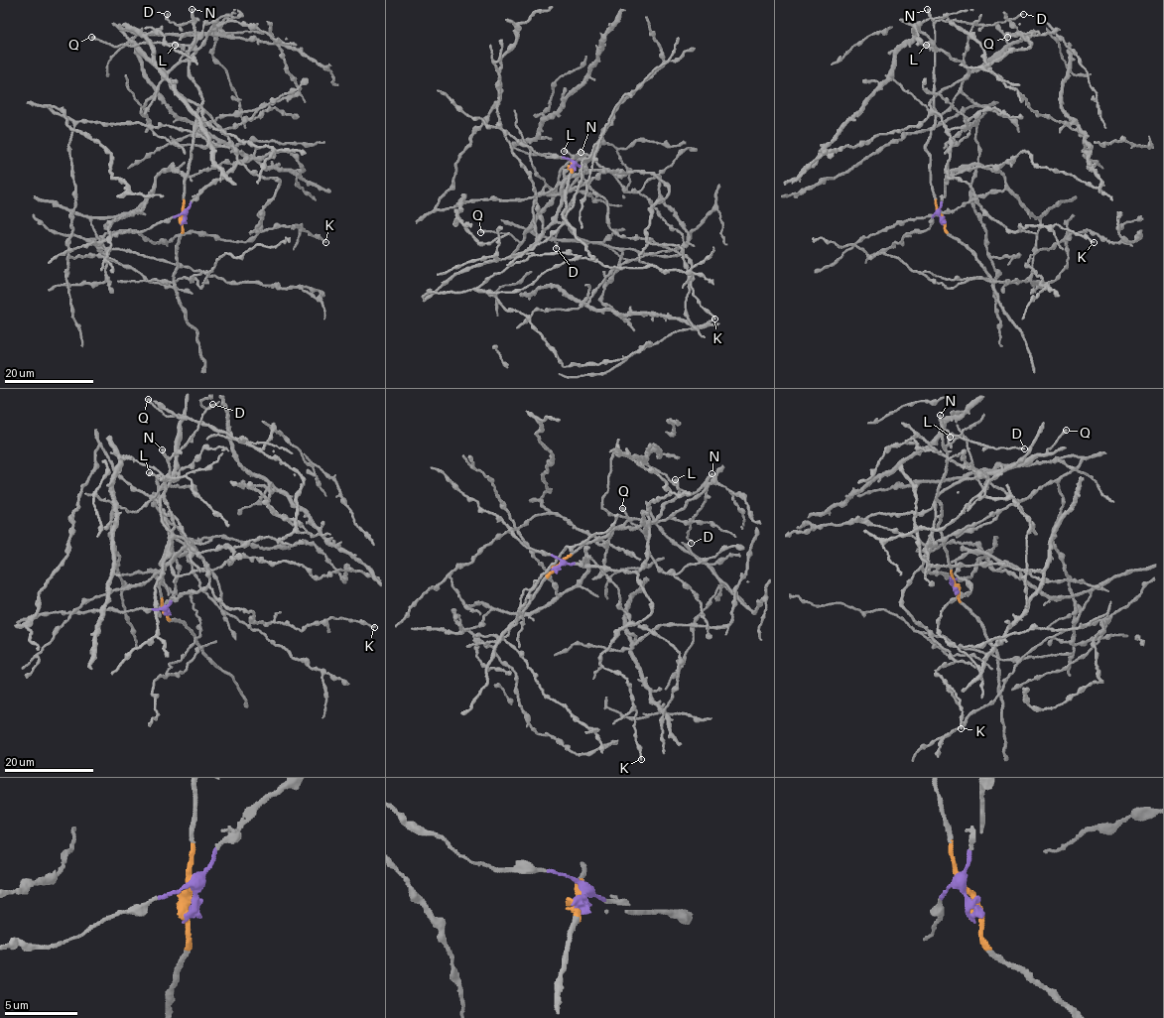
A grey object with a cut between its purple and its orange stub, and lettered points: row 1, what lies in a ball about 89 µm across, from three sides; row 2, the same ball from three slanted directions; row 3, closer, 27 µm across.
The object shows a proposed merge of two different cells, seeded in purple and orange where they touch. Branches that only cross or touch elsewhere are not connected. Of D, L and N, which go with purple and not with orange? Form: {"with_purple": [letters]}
{"with_purple": []}

